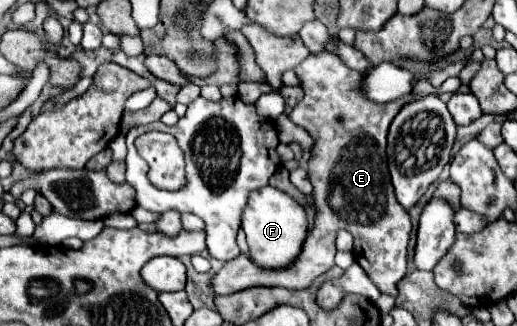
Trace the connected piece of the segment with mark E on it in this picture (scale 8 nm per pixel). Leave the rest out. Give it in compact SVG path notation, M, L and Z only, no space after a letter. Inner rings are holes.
M320 52L320 54L310 54L304 62L298 64L298 68L294 70L300 86L304 90L304 100L292 110L290 120L302 128L306 128L312 138L316 140L316 146L312 150L312 158L308 162L308 178L314 186L314 206L316 206L316 222L314 222L314 230L310 230L306 244L302 248L302 254L298 256L298 260L284 270L260 270L258 266L254 266L250 262L250 258L246 254L238 256L232 262L226 262L212 278L210 278L210 288L216 296L224 296L224 294L234 294L238 290L244 288L252 288L252 286L282 286L282 288L290 288L290 290L306 290L310 288L310 284L324 272L328 272L334 266L334 240L336 240L336 232L340 228L346 228L348 232L354 234L354 258L356 262L366 270L368 278L378 286L378 290L382 294L390 294L396 296L396 284L398 280L406 274L406 260L408 260L408 242L410 242L410 232L412 232L412 222L410 222L410 214L398 204L396 196L394 196L394 188L390 182L390 174L388 174L388 164L386 164L386 134L388 134L388 126L394 120L394 116L400 112L400 108L408 102L414 100L414 92L400 96L394 102L386 102L386 104L376 104L372 100L368 100L362 92L362 82L364 82L364 74L358 70L348 68L336 54L330 52Z

